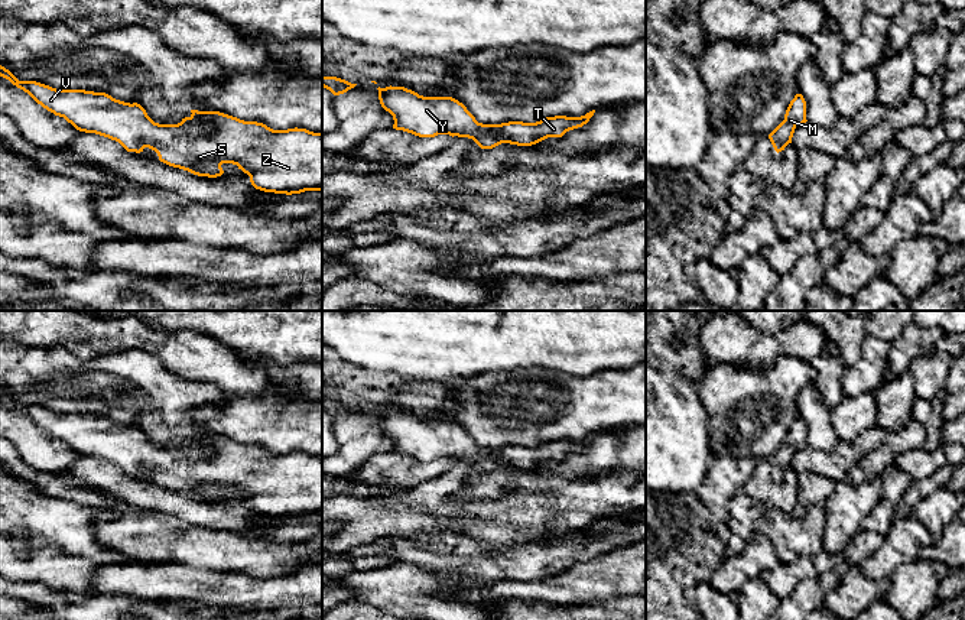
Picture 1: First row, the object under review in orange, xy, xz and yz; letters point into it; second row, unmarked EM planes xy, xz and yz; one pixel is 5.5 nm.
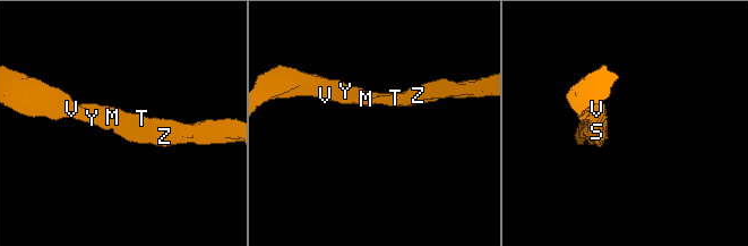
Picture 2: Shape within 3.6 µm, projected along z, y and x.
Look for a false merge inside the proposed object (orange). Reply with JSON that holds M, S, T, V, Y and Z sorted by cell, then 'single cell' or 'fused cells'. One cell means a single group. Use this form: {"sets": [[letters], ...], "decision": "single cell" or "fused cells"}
{"sets": [["M", "S", "T", "V", "Y", "Z"]], "decision": "single cell"}

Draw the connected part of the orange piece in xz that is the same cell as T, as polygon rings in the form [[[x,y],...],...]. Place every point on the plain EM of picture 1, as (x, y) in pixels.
[[[391,409],[377,413],[381,431],[393,439],[393,452],[419,461],[468,461],[481,473],[493,473],[501,467],[532,470],[548,461],[562,461],[566,455],[587,448],[595,436],[592,434],[581,441],[546,441],[536,447],[482,448],[452,421],[423,421],[404,410]]]

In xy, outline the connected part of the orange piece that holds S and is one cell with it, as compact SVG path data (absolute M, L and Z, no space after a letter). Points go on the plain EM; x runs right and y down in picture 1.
M1 389L0 400L77 454L116 464L127 475L149 471L160 486L208 501L221 500L221 488L233 487L264 516L322 514L322 457L298 451L273 454L263 447L198 434L178 448L159 448L140 428L105 416L19 405Z

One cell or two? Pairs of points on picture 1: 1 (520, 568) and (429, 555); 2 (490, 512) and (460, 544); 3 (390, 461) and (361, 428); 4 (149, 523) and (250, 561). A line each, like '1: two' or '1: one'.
1: one
2: two
3: two
4: one

